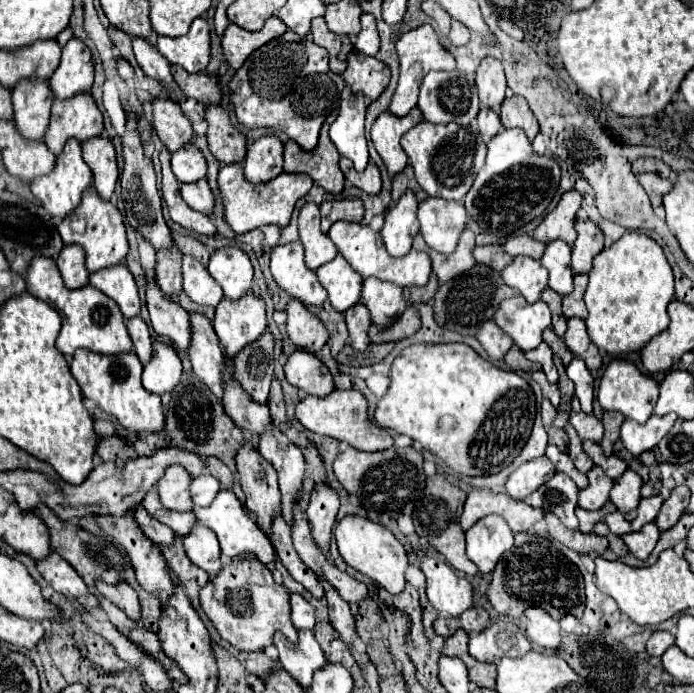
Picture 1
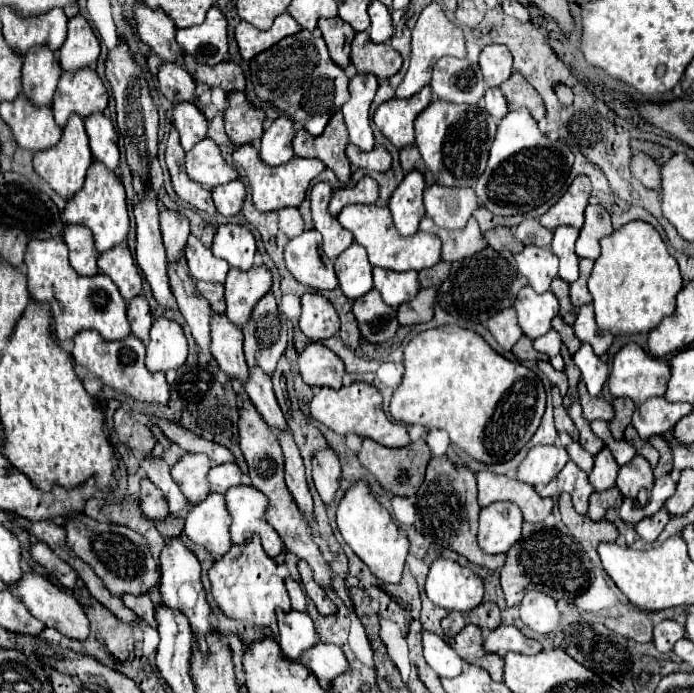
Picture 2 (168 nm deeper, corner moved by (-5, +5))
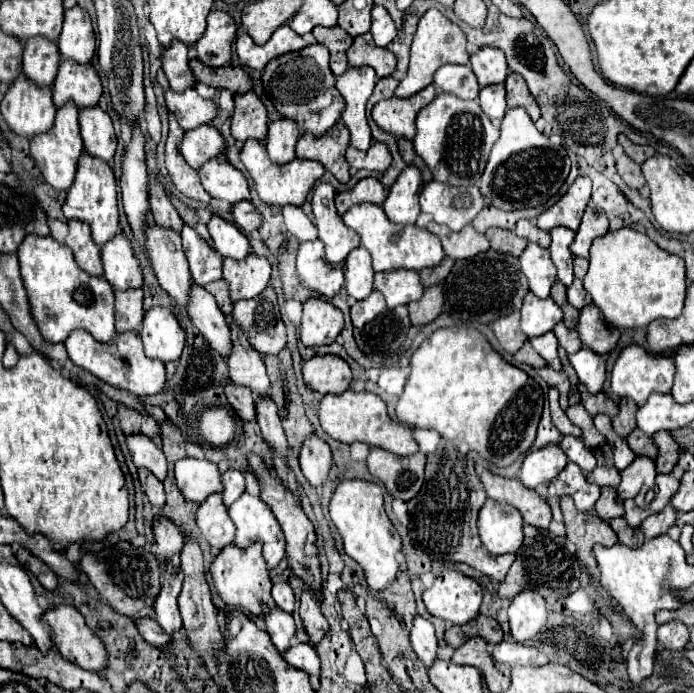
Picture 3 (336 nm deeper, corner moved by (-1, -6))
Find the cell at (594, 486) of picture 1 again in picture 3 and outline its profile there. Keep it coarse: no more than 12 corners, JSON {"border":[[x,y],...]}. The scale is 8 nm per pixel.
{"border":[[611,446],[597,448],[597,468],[587,476],[601,488],[621,482]]}

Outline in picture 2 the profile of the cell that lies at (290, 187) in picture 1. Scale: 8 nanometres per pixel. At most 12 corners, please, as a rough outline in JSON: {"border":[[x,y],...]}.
{"border":[[255,145],[237,147],[261,213],[299,207],[319,159],[293,157],[279,169],[261,163]]}

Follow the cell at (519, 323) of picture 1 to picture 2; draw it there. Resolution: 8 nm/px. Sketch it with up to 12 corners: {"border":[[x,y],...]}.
{"border":[[523,287],[515,311],[523,335],[551,329],[559,303],[551,291]]}

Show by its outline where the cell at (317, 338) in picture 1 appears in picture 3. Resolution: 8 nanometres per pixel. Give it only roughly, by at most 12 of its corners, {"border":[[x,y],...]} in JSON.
{"border":[[331,302],[303,304],[301,342],[331,344],[343,330],[343,314]]}

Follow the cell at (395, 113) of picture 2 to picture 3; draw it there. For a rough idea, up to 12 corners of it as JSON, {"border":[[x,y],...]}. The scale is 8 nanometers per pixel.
{"border":[[429,84],[407,100],[373,106],[383,130],[413,140],[417,112],[435,98]]}

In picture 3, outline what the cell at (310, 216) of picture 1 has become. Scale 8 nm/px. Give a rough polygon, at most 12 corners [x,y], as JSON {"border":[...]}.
{"border":[[319,184],[313,214],[331,264],[359,246],[335,210],[335,188]]}

